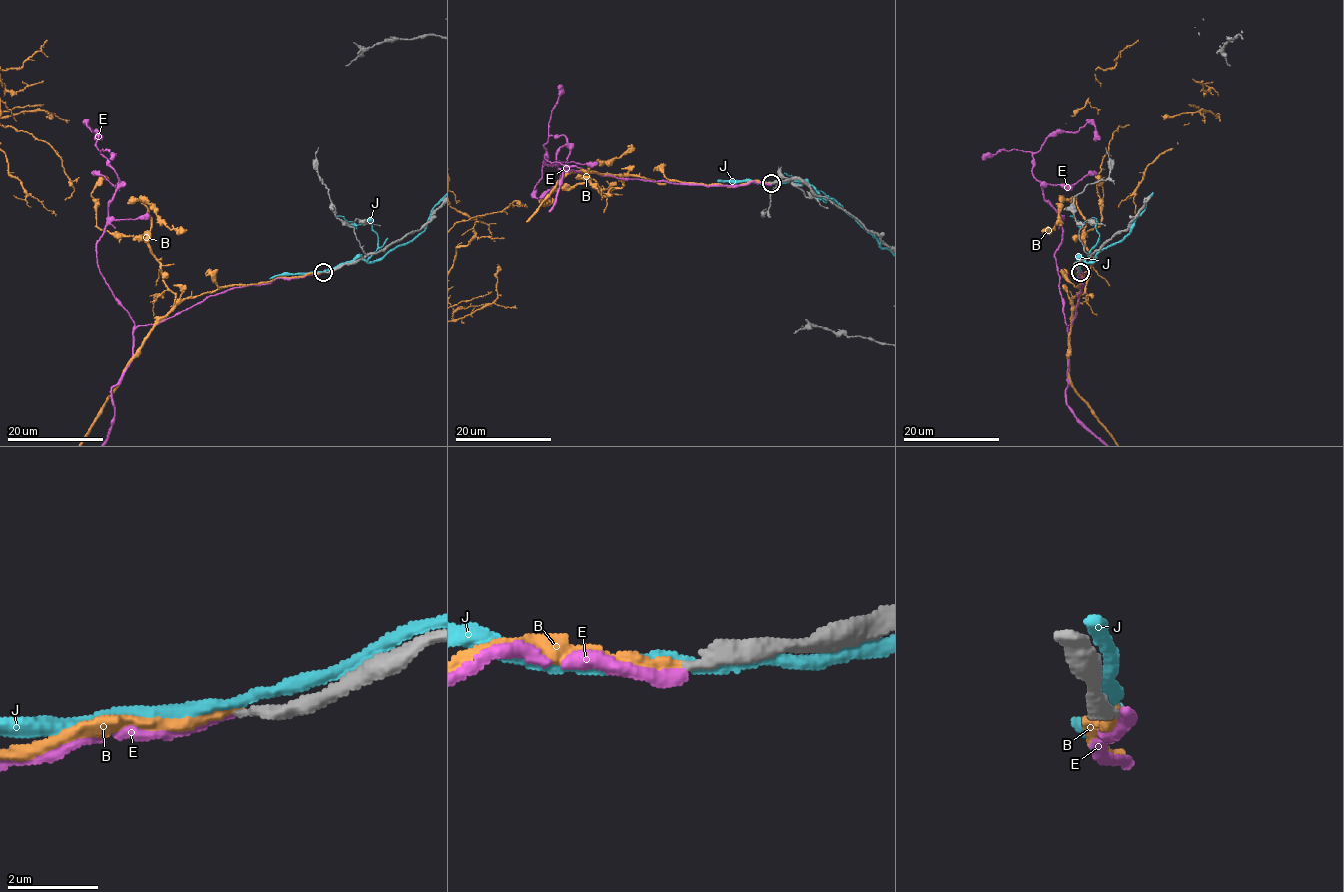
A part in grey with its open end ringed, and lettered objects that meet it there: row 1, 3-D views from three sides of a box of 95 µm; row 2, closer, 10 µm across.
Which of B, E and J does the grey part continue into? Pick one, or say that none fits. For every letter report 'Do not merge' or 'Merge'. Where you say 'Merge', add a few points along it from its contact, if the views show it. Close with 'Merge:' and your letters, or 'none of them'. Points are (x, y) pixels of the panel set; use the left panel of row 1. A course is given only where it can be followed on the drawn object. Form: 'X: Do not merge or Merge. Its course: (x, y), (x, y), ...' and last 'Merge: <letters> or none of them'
B: Do not merge
E: Do not merge
J: Do not merge
Merge: none of them

